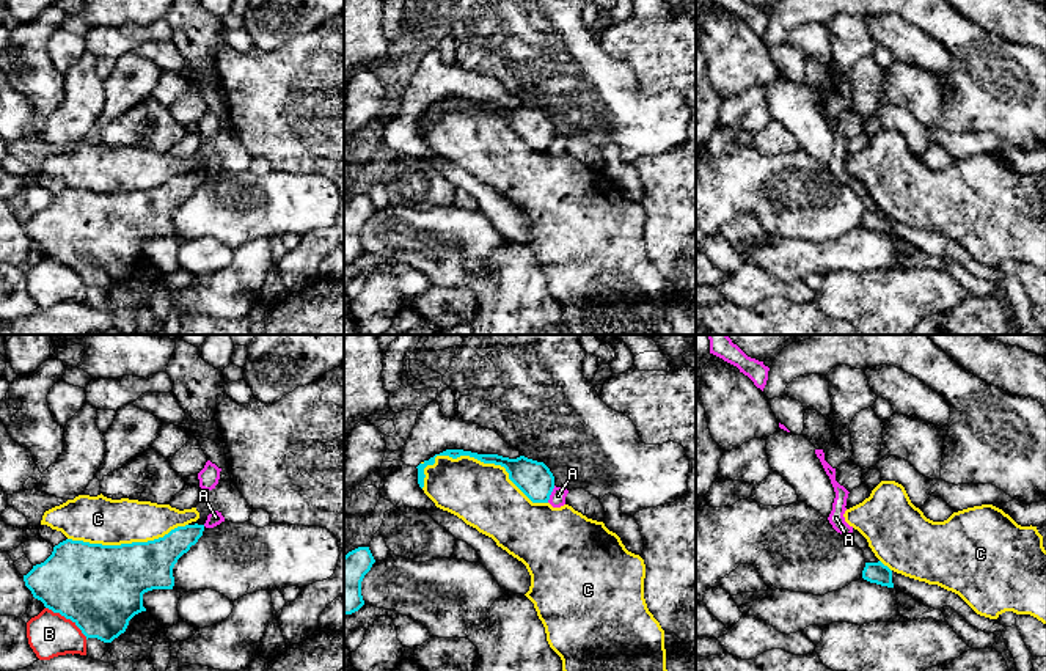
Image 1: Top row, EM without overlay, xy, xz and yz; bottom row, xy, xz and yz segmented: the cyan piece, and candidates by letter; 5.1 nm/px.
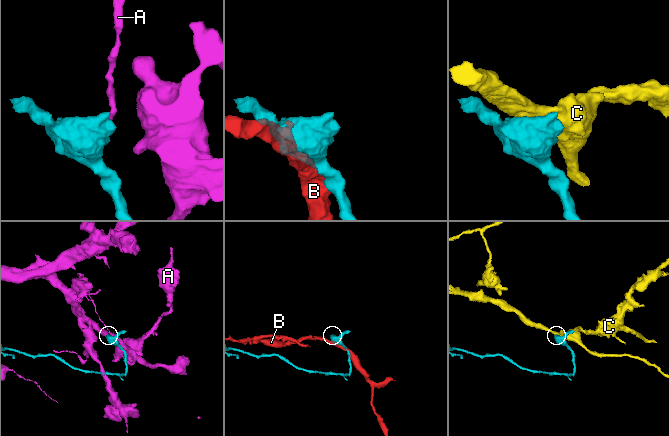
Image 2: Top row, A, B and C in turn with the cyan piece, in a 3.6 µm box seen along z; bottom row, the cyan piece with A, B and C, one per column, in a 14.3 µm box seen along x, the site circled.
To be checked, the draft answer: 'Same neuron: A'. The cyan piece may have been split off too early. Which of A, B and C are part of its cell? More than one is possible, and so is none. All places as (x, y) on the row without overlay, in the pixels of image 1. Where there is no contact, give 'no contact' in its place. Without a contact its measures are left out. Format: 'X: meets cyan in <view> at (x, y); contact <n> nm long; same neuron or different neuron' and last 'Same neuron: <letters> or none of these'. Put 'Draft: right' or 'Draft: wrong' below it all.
A: meets cyan in xz at (550, 142); contact 100 nm long; different neuron
B: meets cyan in xy at (68, 266); contact 280 nm long; different neuron
C: meets cyan in xz at (486, 110); contact 650 nm long; different neuron
Same neuron: none of these
Draft: wrong

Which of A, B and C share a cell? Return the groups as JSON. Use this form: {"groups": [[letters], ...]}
{"groups": [["A"], ["B"], ["C"]]}

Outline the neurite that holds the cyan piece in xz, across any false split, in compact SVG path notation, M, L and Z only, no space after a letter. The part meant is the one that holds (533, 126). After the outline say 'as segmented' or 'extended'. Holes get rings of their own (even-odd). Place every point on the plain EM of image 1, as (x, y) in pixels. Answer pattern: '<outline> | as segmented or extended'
M446 97L435 102L429 108L419 112L418 116L418 132L424 135L424 116L435 112L437 104L449 104L457 107L460 104L474 105L484 112L495 112L506 116L509 127L532 149L532 151L548 151L550 143L554 137L554 124L543 110L537 110L520 104L517 107L503 105L498 102L477 102L463 97Z | as segmented

